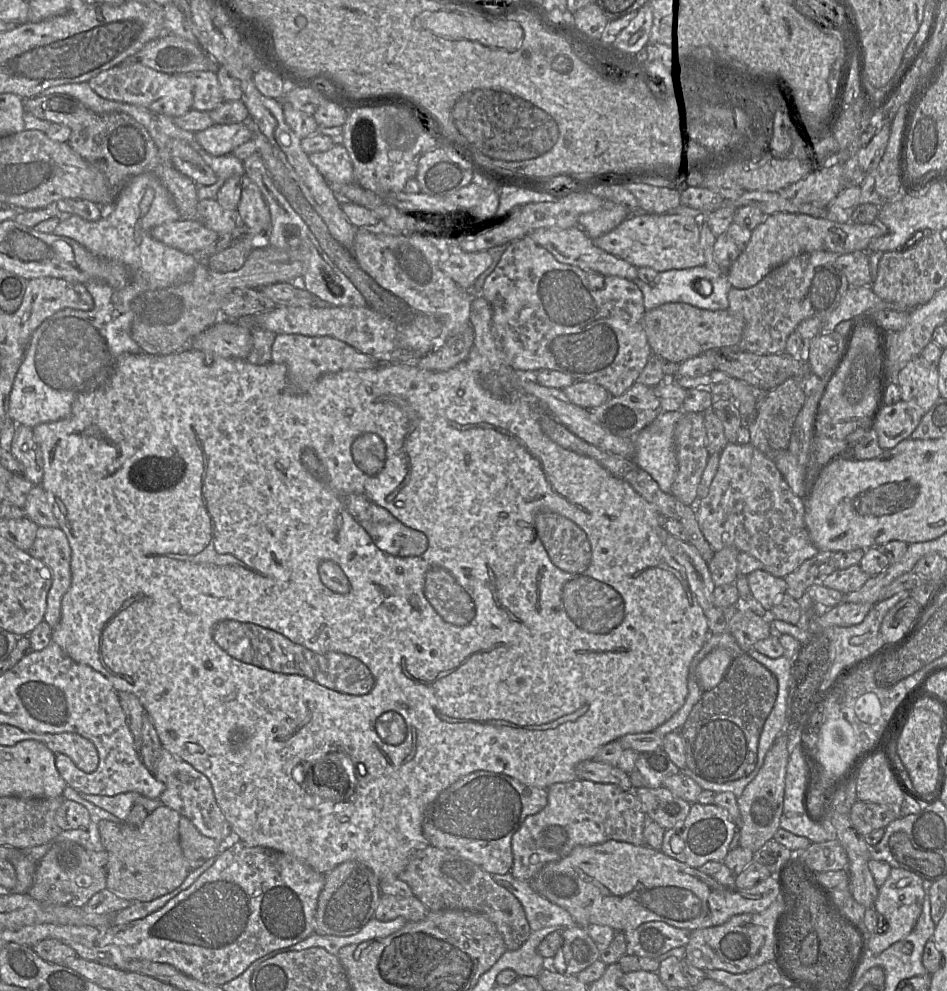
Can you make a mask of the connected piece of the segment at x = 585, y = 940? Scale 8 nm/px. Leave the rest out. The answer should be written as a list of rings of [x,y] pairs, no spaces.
[[[579,925],[562,929],[563,945],[553,959],[544,958],[544,968],[577,975],[599,959],[600,951],[587,929]]]

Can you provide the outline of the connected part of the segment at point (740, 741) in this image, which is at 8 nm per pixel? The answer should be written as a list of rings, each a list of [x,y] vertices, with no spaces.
[[[748,653],[735,657],[722,681],[713,689],[703,692],[679,730],[686,753],[686,768],[714,783],[723,784],[749,775],[755,768],[760,734],[778,693],[777,678]]]

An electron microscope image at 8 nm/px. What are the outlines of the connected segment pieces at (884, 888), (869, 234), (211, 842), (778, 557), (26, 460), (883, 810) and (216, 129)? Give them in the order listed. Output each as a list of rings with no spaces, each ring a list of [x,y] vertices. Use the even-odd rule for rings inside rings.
[[[891,868],[888,878],[878,889],[875,910],[883,916],[887,929],[869,934],[866,954],[878,955],[893,943],[905,938],[914,928],[922,911],[924,890],[922,879],[915,873],[901,868]]]
[[[774,213],[766,216],[763,222],[751,231],[746,248],[741,251],[727,272],[727,279],[733,288],[747,289],[794,256],[813,251],[846,254],[867,250],[872,239],[887,233],[888,228],[878,218],[873,223],[858,224],[851,221],[839,223],[807,214]]]
[[[180,816],[179,838],[184,857],[191,870],[202,866],[209,859],[217,857],[224,847],[217,840],[202,835],[184,816]]]
[[[728,443],[720,452],[719,466],[709,492],[694,506],[700,530],[715,552],[735,547],[759,560],[764,570],[776,577],[786,577],[804,561],[818,553],[807,530],[804,499],[795,495],[773,459],[750,443]]]
[[[17,425],[11,448],[13,456],[22,466],[23,476],[34,485],[40,485],[43,478],[43,458],[40,447],[34,440],[33,430]]]
[[[857,800],[849,817],[854,829],[864,837],[873,830],[885,828],[896,819],[896,814],[887,806]]]
[[[248,120],[236,124],[212,125],[195,133],[195,140],[201,149],[213,156],[231,153],[238,146],[252,138],[253,131]]]

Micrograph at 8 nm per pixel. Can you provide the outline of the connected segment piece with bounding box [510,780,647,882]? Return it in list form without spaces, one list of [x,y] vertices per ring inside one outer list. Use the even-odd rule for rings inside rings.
[[[589,780],[555,783],[546,789],[547,805],[540,812],[526,817],[512,836],[513,865],[510,873],[516,879],[530,882],[546,864],[566,857],[577,846],[610,840],[645,845],[643,830],[647,816],[633,791]]]

